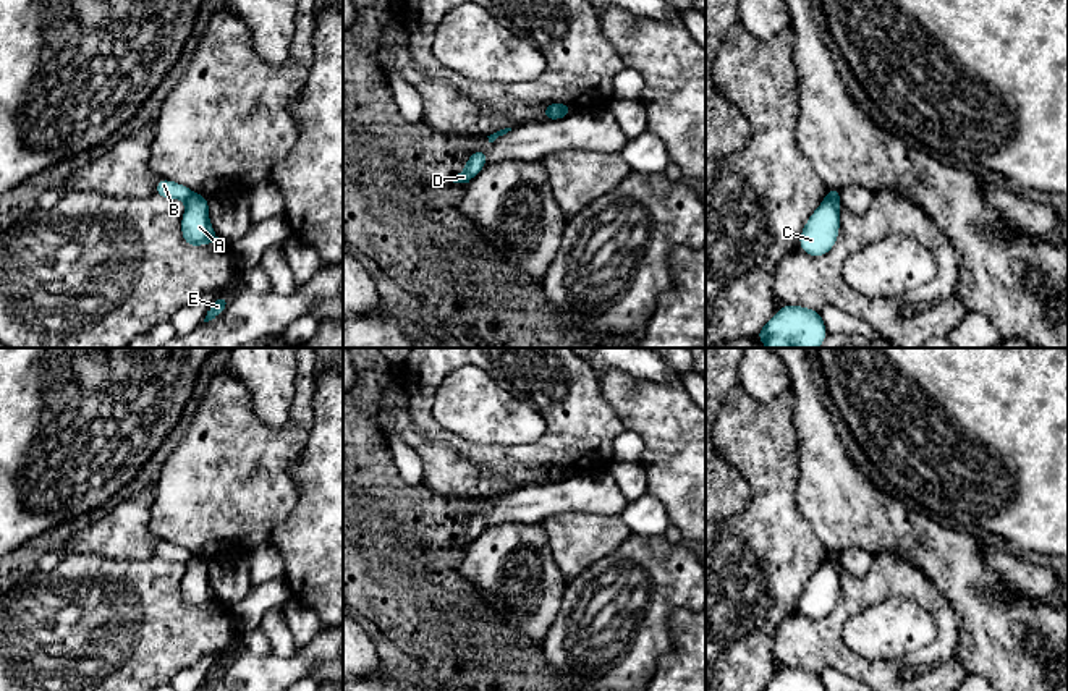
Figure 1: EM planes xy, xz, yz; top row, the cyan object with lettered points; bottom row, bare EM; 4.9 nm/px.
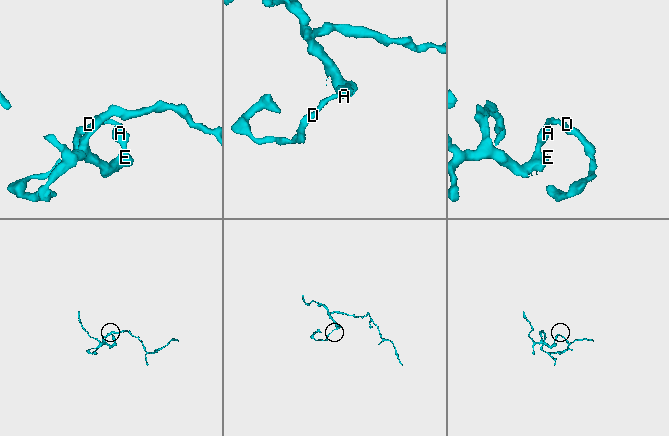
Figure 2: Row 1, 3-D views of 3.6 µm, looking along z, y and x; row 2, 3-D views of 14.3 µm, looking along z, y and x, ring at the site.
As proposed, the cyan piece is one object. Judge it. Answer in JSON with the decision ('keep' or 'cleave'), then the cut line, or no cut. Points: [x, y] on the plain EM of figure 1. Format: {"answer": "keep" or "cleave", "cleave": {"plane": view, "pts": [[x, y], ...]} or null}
{"answer": "cleave", "cleave": {"plane": "xy", "pts": [[193, 555], [185, 563]]}}

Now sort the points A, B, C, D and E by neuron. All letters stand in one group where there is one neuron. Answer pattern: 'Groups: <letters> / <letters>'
Groups: A C E / B D

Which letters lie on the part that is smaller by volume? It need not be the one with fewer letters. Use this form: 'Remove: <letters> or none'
Remove: B, D

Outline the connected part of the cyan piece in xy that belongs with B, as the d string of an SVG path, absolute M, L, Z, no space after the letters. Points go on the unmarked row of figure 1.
M162 541L155 549L155 557L170 562L181 562L186 565L188 560L193 557L193 552L180 545Z

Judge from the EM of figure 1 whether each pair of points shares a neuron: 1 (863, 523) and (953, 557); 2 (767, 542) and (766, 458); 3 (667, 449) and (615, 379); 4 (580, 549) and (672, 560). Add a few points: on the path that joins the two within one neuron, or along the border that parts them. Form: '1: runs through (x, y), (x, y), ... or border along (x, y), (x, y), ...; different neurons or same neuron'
1: runs through (885, 525), (913, 534), (931, 546); same neuron
2: runs through (767, 521), (767, 479); same neuron
3: runs through (665, 431), (631, 397); same neuron
4: border along (631, 534), (612, 552), (596, 559), (578, 573); different neurons

